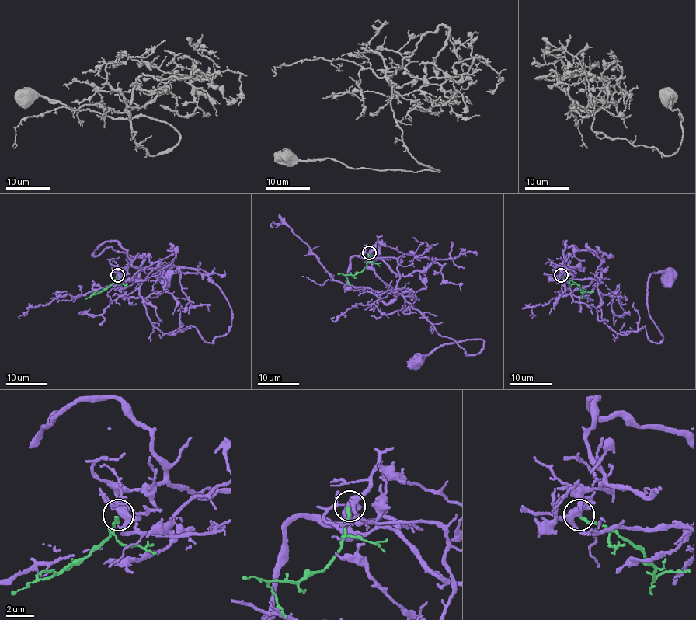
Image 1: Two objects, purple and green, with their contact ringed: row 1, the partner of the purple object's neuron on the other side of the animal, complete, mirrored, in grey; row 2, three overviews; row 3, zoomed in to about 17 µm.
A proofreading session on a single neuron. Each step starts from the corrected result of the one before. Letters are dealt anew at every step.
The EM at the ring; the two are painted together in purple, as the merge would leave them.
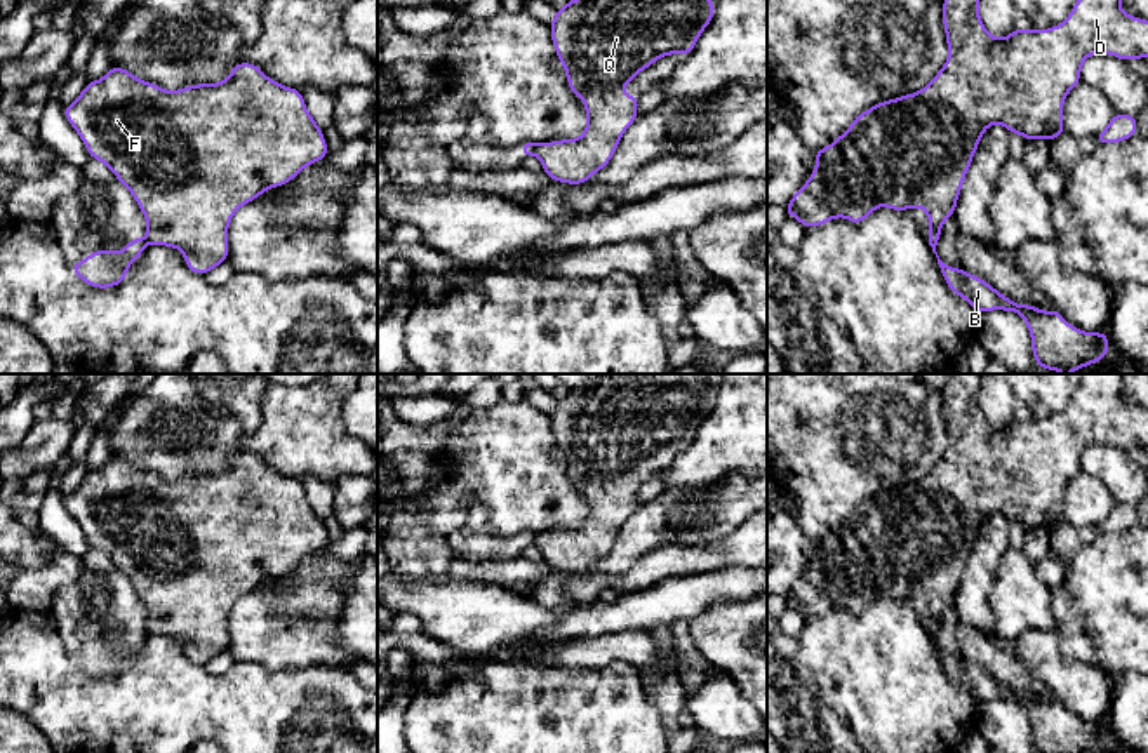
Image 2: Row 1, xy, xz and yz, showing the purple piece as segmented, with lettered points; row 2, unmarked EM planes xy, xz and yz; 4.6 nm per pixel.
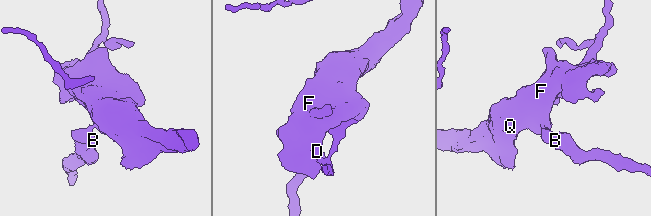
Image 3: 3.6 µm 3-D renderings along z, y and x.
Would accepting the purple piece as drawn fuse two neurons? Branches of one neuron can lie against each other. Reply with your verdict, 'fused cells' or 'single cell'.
fused cells

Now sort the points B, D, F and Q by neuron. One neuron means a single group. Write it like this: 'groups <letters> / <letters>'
groups B / D F Q

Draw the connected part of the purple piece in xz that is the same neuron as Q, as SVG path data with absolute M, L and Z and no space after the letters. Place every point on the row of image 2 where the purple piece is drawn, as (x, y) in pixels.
M569 0L562 9L557 9L550 23L551 43L555 45L557 59L564 64L571 92L579 96L586 106L586 129L577 139L536 144L534 155L541 160L543 172L551 181L583 184L595 172L605 169L623 134L638 118L640 96L626 96L623 87L635 80L640 71L652 66L657 57L670 54L689 56L713 16L715 2L711 0Z

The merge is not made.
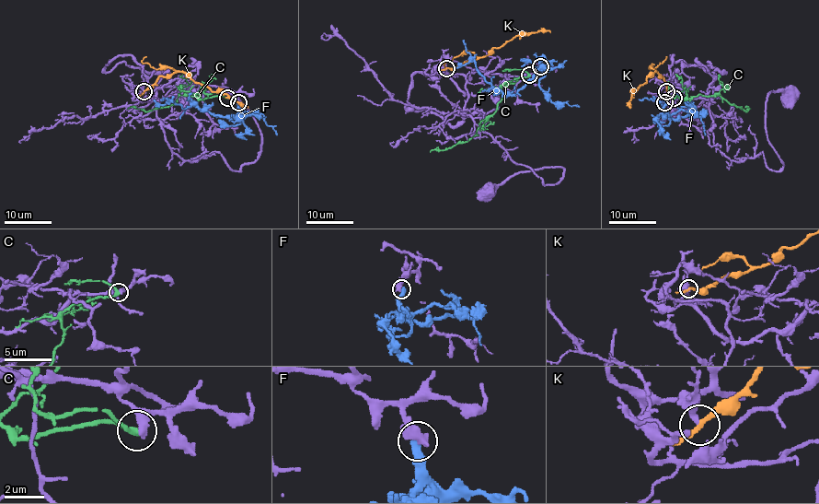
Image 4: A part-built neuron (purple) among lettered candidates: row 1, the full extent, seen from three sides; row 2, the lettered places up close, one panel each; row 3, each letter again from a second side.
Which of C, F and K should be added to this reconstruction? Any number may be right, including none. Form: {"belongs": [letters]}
{"belongs": []}

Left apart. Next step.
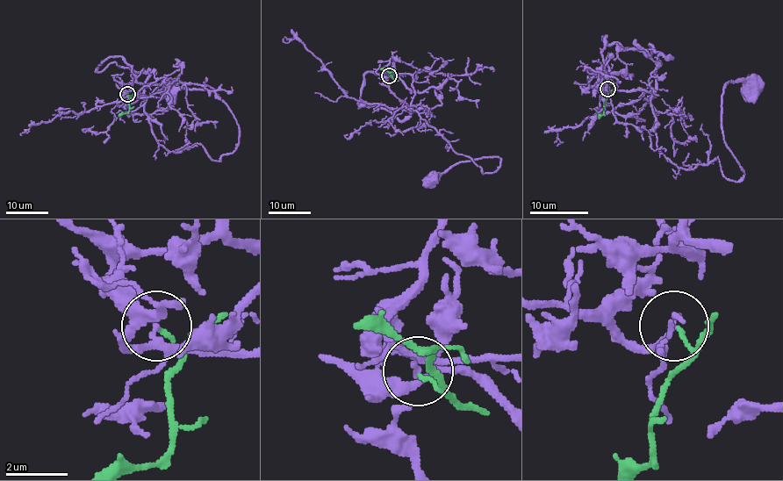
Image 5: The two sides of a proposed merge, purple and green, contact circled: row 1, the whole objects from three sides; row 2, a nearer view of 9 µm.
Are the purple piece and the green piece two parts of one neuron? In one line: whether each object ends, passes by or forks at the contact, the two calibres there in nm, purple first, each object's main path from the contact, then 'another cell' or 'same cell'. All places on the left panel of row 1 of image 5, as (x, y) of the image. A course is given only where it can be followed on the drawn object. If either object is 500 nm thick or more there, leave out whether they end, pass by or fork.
purple passes by | green ends | 160/120 nm | purple via (126, 94), (152, 95), (170, 151), (234, 149), (218, 96), (170, 94) | green via (126, 94), (130, 99), (129, 110), (118, 115) | another cell

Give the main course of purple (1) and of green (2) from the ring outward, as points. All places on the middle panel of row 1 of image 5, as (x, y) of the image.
1: (389, 75), (412, 76), (412, 103), (406, 107), (484, 173), (496, 170), (500, 158), (459, 161), (432, 179)
2: (389, 75), (392, 76), (391, 72), (380, 69)

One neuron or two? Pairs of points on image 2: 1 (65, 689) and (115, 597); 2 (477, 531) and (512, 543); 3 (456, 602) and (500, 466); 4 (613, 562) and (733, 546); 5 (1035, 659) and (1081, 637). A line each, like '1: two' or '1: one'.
1: two
2: one
3: two
4: two
5: two

